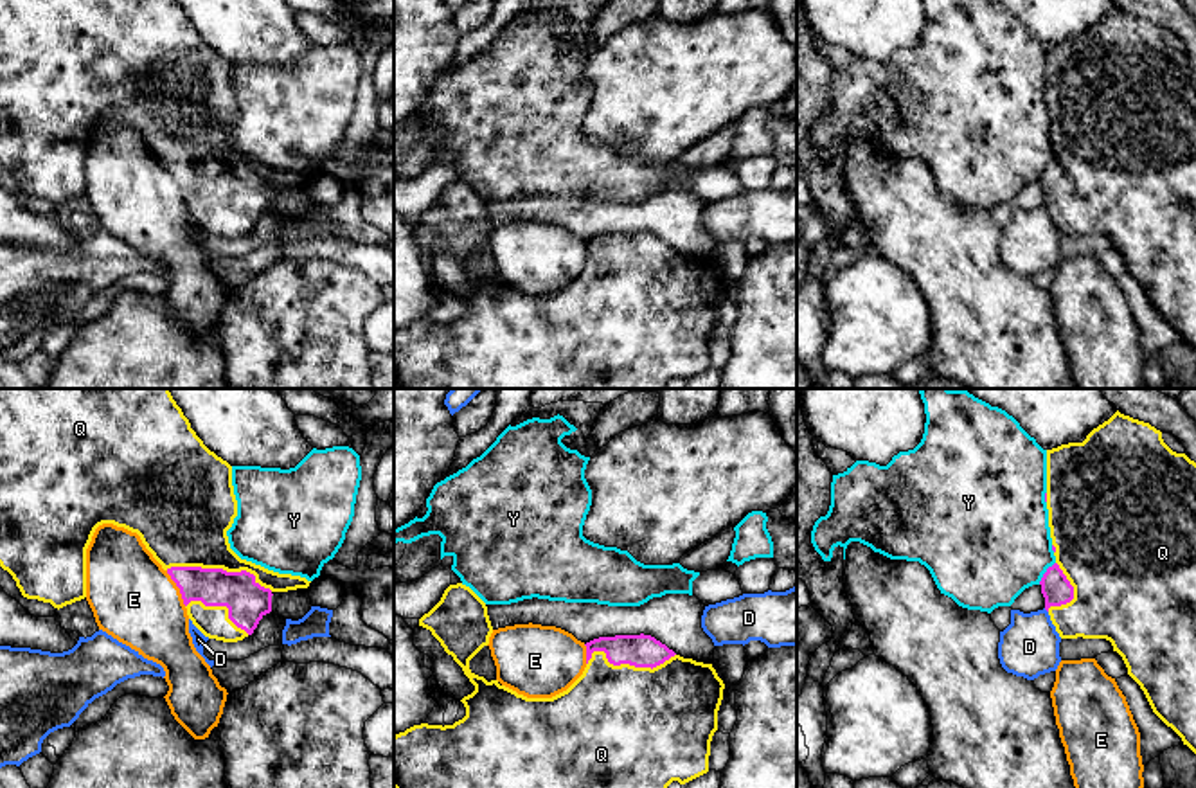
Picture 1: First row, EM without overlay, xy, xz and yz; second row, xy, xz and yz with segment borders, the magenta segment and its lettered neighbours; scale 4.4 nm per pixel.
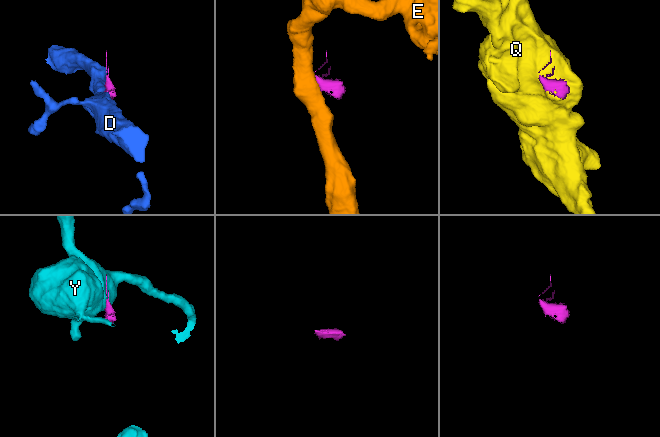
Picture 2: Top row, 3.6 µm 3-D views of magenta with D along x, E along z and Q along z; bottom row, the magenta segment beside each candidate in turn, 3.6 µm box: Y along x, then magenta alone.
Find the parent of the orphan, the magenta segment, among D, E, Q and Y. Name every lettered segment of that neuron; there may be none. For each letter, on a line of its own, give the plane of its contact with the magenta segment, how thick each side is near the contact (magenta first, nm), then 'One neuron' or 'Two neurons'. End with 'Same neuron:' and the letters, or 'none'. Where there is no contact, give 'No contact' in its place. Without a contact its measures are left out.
D: No contact. Two neurons
E: Touches magenta in xy. Thickness 180 nm (magenta) against 380 nm. Two neurons
Q: Touches magenta in xy. Thickness 190 nm (magenta) against 360 nm. One neuron
Y: Touches magenta in yz. Thickness 140 nm (magenta) against 460 nm. Two neurons
Same neuron: Q

